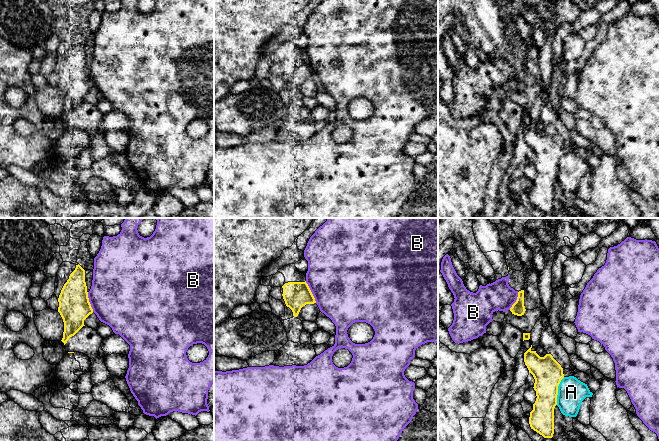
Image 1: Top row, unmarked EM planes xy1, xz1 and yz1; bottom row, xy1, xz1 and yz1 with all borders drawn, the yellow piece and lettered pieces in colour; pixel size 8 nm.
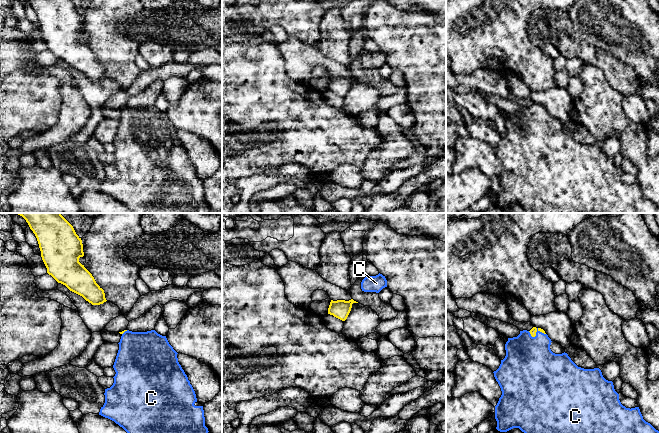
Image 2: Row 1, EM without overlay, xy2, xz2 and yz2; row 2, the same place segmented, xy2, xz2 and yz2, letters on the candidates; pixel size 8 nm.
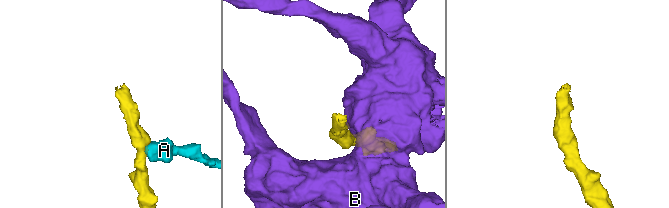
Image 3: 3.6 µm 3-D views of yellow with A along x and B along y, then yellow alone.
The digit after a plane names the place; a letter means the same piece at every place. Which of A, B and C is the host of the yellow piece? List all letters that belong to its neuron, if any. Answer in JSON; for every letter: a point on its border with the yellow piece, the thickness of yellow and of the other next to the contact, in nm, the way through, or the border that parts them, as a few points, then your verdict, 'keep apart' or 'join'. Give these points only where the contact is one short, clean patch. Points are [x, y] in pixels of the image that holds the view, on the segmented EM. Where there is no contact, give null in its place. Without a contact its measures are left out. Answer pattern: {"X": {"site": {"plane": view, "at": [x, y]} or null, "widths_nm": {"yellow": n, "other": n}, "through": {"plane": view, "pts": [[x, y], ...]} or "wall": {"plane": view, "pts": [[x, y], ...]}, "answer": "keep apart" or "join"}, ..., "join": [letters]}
{"A": {"site": {"plane": "yz1", "at": [557, 391]}, "widths_nm": {"yellow": 240, "other": 220}, "answer": "keep apart"}, "B": {"site": {"plane": "xz1", "at": [311, 292]}, "widths_nm": {"yellow": 200, "other": 500}, "wall": {"plane": "xz1", "pts": [[305, 281], [316, 302]]}, "answer": "keep apart"}, "C": {"site": {"plane": "yz2", "at": [535, 333]}, "widths_nm": {"yellow": 50, "other": 400}, "through": {"plane": "yz2", "pts": [[533, 331], [535, 333], [529, 363]]}, "answer": "join"}, "join": ["C"]}

